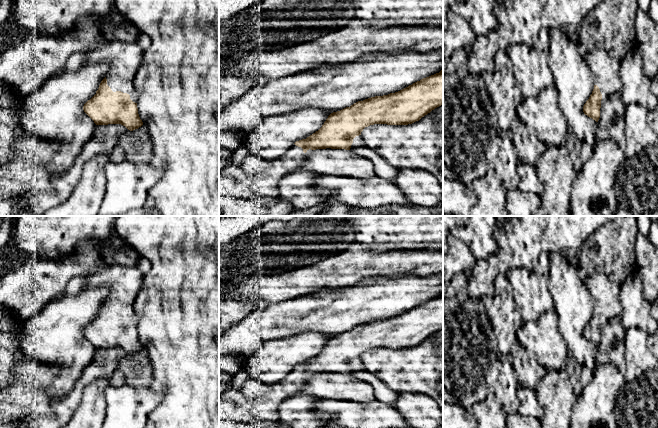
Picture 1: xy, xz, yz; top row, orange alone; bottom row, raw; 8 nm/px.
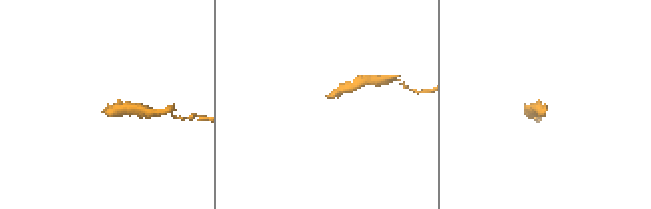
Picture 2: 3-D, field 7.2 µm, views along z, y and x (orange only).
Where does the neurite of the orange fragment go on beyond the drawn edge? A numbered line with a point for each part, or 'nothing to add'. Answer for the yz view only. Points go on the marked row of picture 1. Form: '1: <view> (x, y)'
1: yz (606, 70)

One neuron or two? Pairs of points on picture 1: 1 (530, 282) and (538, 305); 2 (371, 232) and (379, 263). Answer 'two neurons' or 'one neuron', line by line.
1: one neuron
2: two neurons

